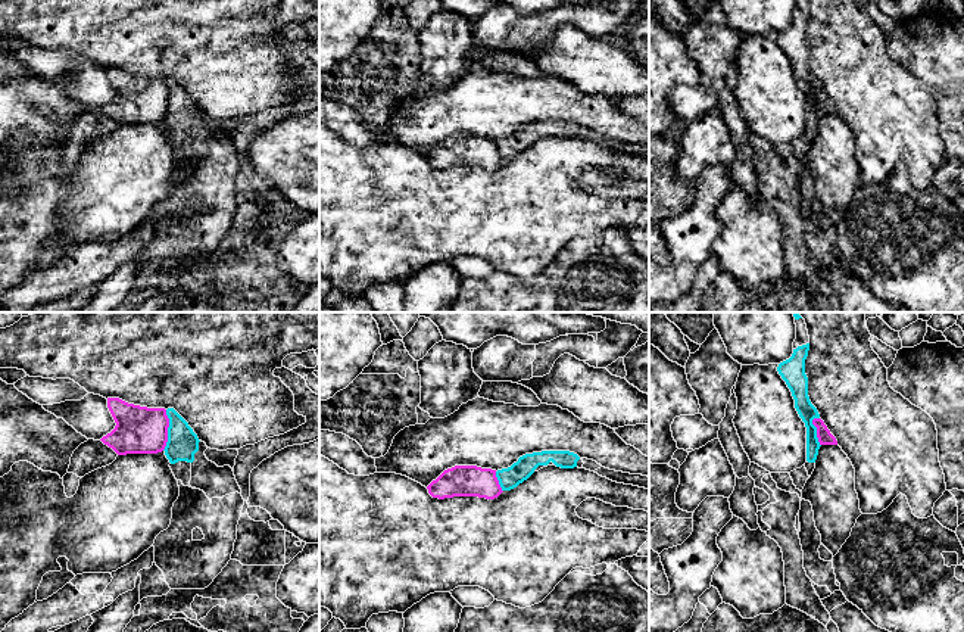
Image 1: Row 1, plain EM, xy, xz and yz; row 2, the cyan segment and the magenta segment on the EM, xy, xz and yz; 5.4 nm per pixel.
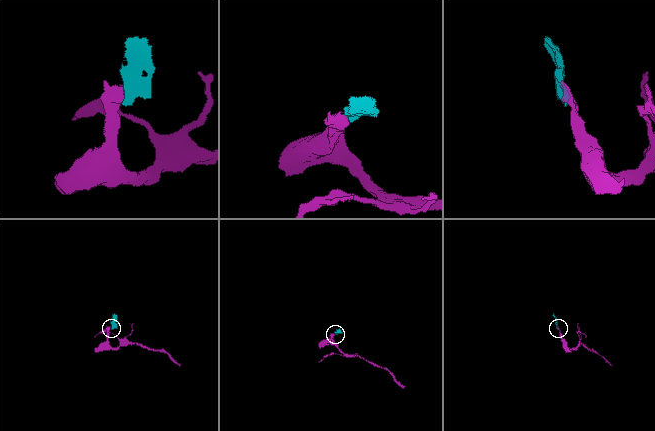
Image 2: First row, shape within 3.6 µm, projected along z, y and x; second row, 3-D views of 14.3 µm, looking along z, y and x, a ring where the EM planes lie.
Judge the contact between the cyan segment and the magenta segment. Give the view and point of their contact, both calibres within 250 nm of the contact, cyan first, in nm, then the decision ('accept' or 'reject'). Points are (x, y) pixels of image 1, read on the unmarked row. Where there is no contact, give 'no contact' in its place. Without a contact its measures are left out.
xy (168, 100) | 170/260 nm | reject

